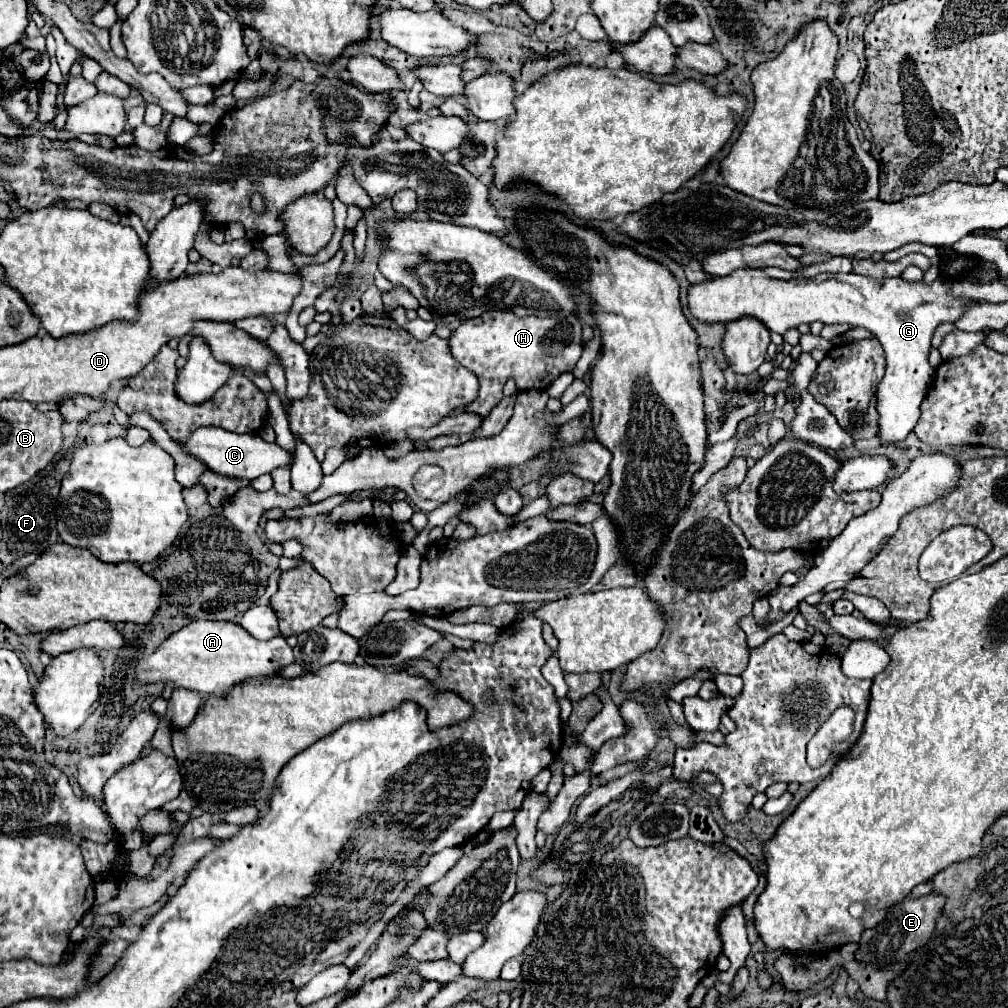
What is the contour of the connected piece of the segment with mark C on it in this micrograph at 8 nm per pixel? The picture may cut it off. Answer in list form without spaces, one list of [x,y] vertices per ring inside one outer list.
[[[198,428],[188,436],[186,442],[182,442],[182,448],[192,458],[200,460],[208,470],[230,478],[254,480],[260,474],[290,464],[290,454],[284,452],[278,444],[264,442],[260,436],[254,434],[234,434],[224,428]]]

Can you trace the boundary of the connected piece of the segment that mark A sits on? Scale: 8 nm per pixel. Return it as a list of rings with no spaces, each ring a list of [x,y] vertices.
[[[228,620],[192,622],[172,634],[150,656],[138,660],[136,676],[142,682],[170,682],[204,694],[222,694],[250,676],[276,676],[284,666],[294,662],[292,648],[284,636],[274,640],[256,640],[240,624]]]

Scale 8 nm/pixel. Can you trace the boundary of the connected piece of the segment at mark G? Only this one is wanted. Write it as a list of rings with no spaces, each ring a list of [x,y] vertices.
[[[746,268],[746,270],[736,270],[736,272],[732,272],[732,274],[728,274],[728,276],[722,276],[722,278],[710,278],[710,280],[706,280],[706,282],[692,284],[692,286],[688,288],[688,310],[690,310],[692,316],[698,318],[698,322],[702,322],[702,324],[734,322],[734,320],[740,320],[740,318],[744,318],[744,316],[751,316],[752,318],[756,318],[756,320],[760,320],[770,332],[778,332],[778,334],[786,332],[788,328],[796,328],[796,326],[802,324],[802,322],[810,324],[810,322],[816,322],[816,320],[820,320],[822,324],[848,322],[848,324],[852,324],[852,326],[862,326],[862,328],[870,330],[870,332],[880,340],[880,344],[882,344],[882,348],[884,348],[884,354],[886,354],[886,362],[888,362],[886,374],[884,374],[884,378],[882,378],[882,382],[878,384],[878,390],[876,390],[876,402],[878,402],[878,434],[876,434],[876,436],[880,438],[882,444],[894,444],[894,442],[900,442],[902,438],[906,438],[906,436],[912,432],[912,428],[916,426],[916,422],[918,422],[918,418],[920,418],[920,402],[924,400],[928,388],[932,386],[934,368],[928,364],[928,352],[930,352],[930,338],[932,338],[932,332],[936,330],[938,324],[942,324],[942,322],[954,322],[956,318],[960,318],[960,314],[962,314],[962,304],[970,302],[970,300],[966,300],[966,298],[952,298],[952,296],[948,294],[948,292],[950,292],[950,286],[952,286],[952,280],[948,280],[948,278],[944,278],[944,276],[936,278],[932,284],[924,284],[924,282],[906,282],[906,280],[902,280],[900,276],[898,276],[898,278],[882,278],[882,280],[876,280],[876,278],[868,278],[868,276],[858,276],[858,274],[854,274],[854,272],[850,272],[850,274],[818,274],[818,276],[814,276],[814,278],[774,280],[774,278],[768,278],[762,270],[748,270],[748,268]]]

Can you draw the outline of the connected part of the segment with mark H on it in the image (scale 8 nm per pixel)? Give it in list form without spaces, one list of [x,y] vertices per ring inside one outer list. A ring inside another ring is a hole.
[[[484,312],[478,318],[464,320],[450,336],[448,346],[452,356],[468,370],[478,376],[480,390],[472,404],[462,410],[478,416],[488,416],[490,410],[502,400],[502,386],[506,380],[514,380],[516,388],[522,390],[546,390],[552,380],[564,372],[572,372],[582,354],[582,328],[556,330],[556,320],[526,316],[518,318],[512,312]]]

